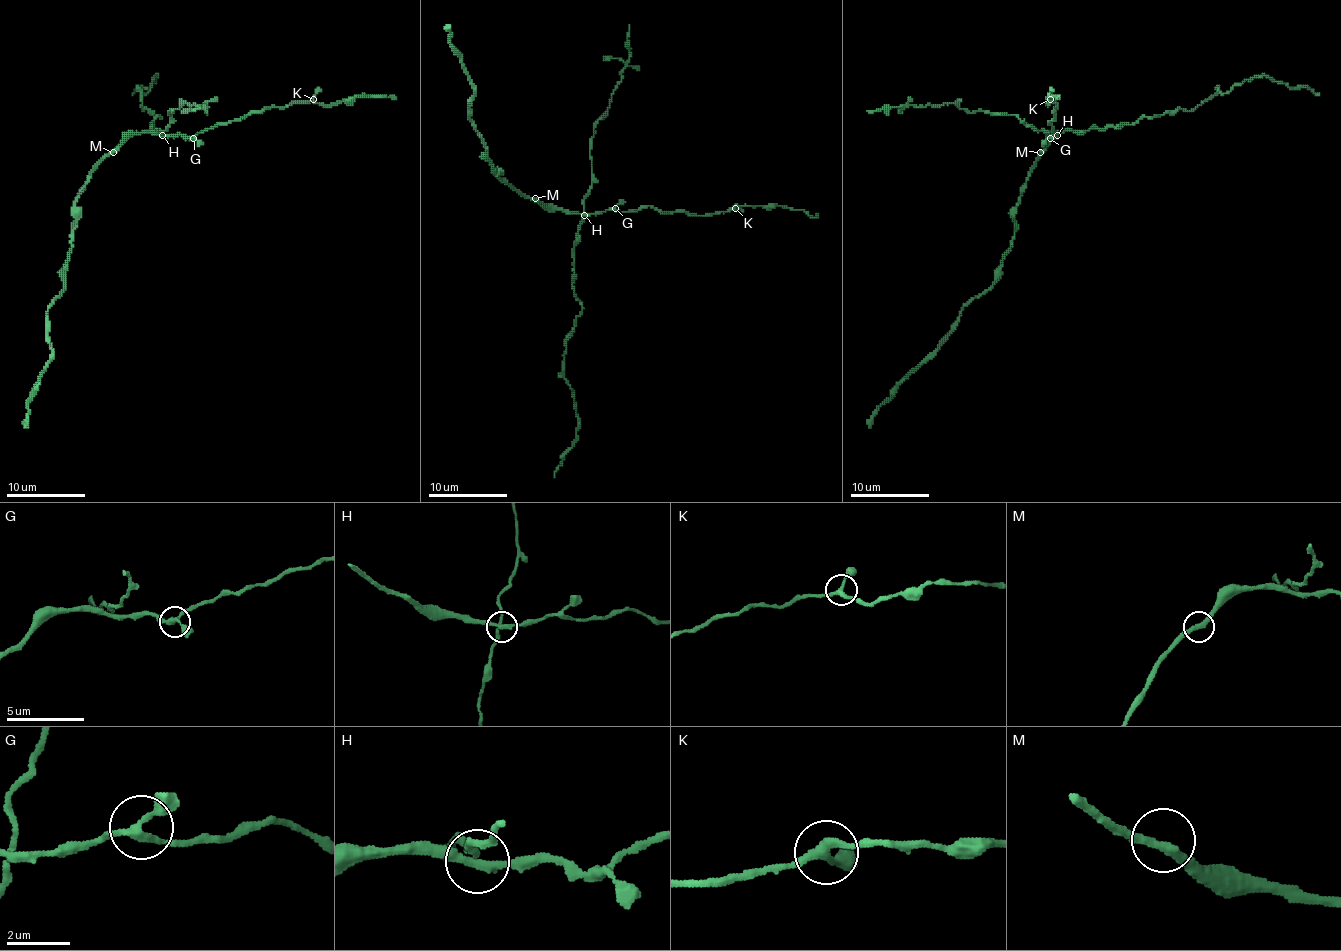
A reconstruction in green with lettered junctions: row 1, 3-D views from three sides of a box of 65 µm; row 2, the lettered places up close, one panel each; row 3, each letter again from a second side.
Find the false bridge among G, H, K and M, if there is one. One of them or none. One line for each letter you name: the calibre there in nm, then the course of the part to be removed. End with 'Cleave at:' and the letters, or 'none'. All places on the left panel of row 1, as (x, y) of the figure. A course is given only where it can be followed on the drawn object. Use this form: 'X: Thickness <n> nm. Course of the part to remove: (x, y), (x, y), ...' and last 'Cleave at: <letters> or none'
H: Thickness 240 nm. Course of the part to remove: (162, 134), (150, 129), (160, 117), (144, 111), (142, 93), (156, 75), (148, 87), (138, 87), (132, 95)
Cleave at: H

